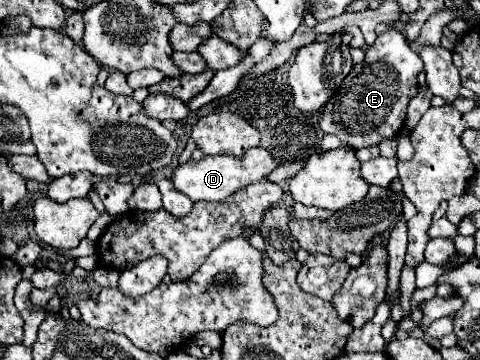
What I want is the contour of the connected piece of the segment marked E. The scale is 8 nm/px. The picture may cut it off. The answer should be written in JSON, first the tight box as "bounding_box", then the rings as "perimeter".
{"bounding_box":[320,27,424,149],"perimeter":[[[390,27],[382,33],[374,45],[366,49],[366,59],[360,65],[354,65],[352,75],[344,79],[344,85],[336,91],[332,105],[324,109],[320,117],[320,127],[324,133],[334,133],[344,145],[354,149],[370,147],[380,143],[384,137],[392,137],[400,131],[406,119],[406,107],[410,99],[418,93],[418,73],[424,71],[424,61],[410,47],[404,33]]]}

